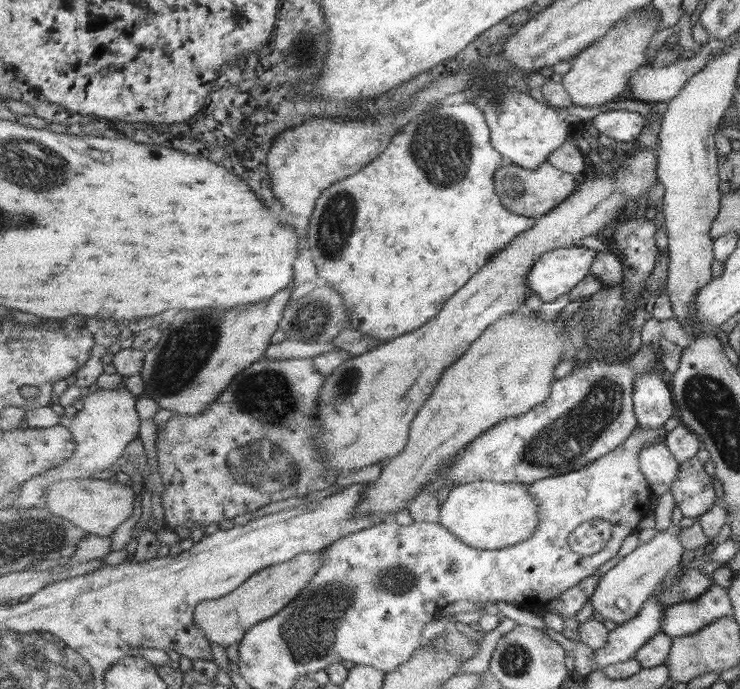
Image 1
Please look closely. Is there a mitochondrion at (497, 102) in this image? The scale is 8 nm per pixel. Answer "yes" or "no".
yes

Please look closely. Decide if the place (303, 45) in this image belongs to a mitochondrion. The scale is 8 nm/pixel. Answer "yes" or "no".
yes

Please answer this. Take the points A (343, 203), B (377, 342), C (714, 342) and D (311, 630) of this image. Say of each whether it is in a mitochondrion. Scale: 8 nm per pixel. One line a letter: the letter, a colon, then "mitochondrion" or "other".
A: mitochondrion
B: other
C: other
D: mitochondrion

